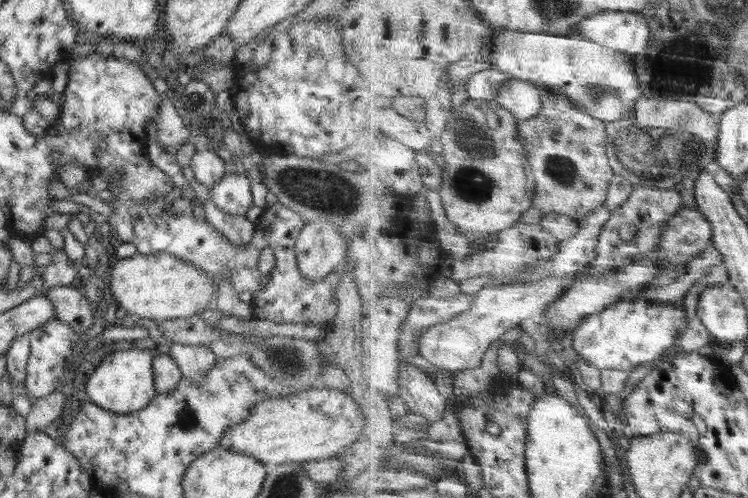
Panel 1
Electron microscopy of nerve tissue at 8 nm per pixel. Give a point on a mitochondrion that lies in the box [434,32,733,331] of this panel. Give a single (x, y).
(661, 154)

